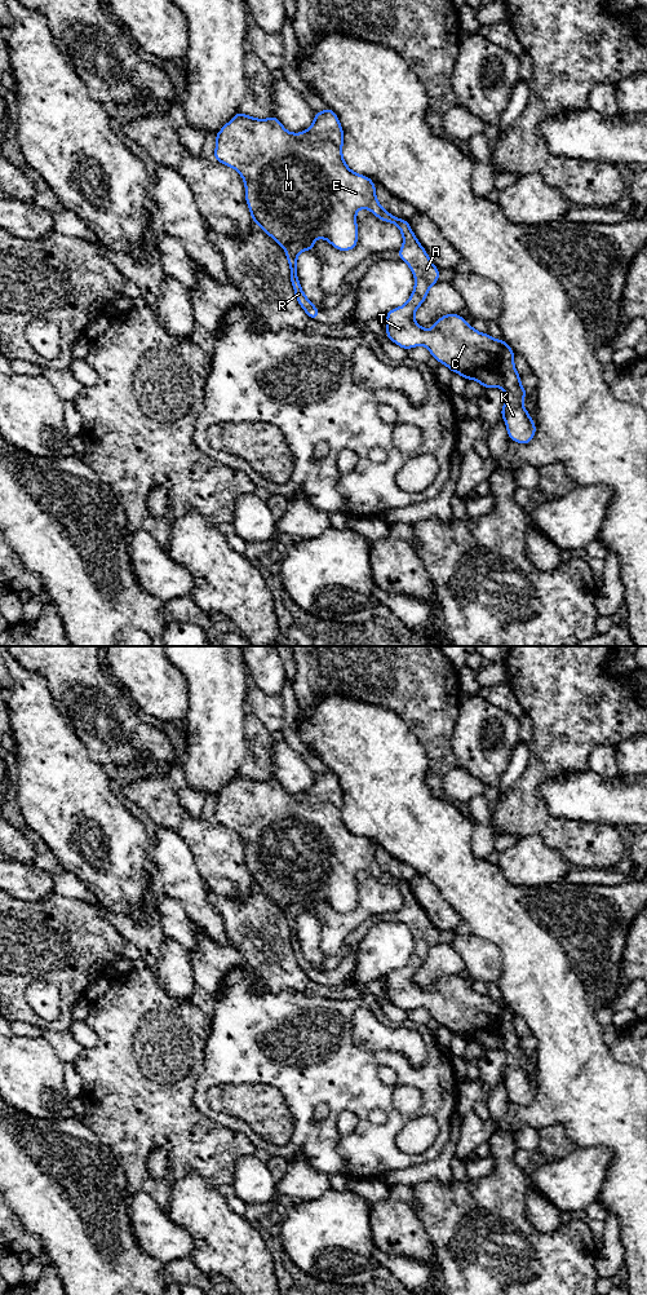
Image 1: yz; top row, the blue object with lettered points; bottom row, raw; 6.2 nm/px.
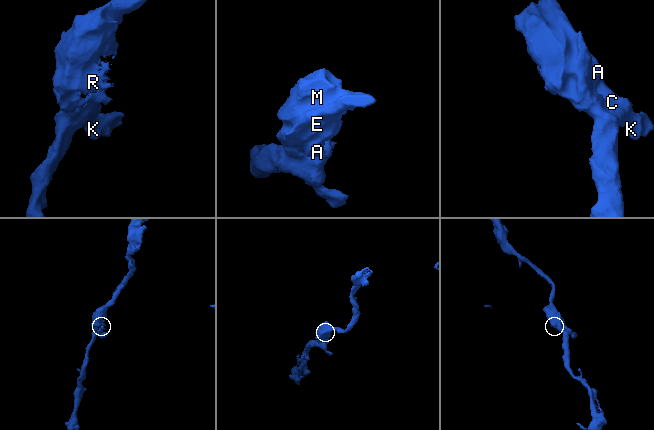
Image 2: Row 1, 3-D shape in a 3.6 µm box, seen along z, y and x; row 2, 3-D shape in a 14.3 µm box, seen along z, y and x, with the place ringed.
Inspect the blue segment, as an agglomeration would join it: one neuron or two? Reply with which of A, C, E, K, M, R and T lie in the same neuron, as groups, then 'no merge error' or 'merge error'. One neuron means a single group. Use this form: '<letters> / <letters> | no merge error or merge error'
A C E K M T / R | merge error

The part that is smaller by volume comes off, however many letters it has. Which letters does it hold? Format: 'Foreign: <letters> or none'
Foreign: R

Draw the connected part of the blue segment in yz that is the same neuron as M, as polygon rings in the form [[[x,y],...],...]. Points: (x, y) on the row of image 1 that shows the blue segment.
[[[332,109],[315,112],[311,127],[301,133],[288,132],[275,115],[269,119],[256,119],[247,114],[236,112],[216,134],[214,159],[240,173],[245,185],[245,202],[253,222],[283,248],[292,243],[298,243],[303,249],[314,251],[314,242],[322,238],[328,240],[338,251],[354,249],[358,244],[356,212],[360,208],[371,211],[377,218],[385,222],[395,224],[403,235],[403,246],[398,251],[398,256],[411,268],[415,275],[415,288],[403,306],[394,308],[386,313],[387,339],[404,350],[420,345],[426,346],[430,355],[439,363],[447,366],[452,372],[461,375],[466,380],[479,381],[482,388],[502,388],[506,398],[501,410],[501,417],[505,420],[509,438],[522,445],[529,443],[535,437],[536,424],[523,406],[523,399],[528,393],[522,386],[522,376],[514,366],[515,353],[502,339],[496,340],[488,333],[478,332],[460,314],[446,314],[440,317],[430,330],[422,328],[415,321],[416,310],[426,300],[429,290],[439,280],[440,270],[431,262],[425,248],[413,234],[409,222],[394,217],[381,207],[376,198],[376,185],[373,181],[367,176],[353,172],[346,165],[342,156],[342,145],[344,129],[337,114]]]

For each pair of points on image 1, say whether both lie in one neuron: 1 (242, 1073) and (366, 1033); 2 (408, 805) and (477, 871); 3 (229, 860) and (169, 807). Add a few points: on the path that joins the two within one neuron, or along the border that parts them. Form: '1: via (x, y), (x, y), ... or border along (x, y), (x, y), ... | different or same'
1: border along (357, 1008), (353, 1042), (380, 1051) | different
2: via (425, 822), (460, 857) | same
3: via (215, 848), (184, 821) | same

